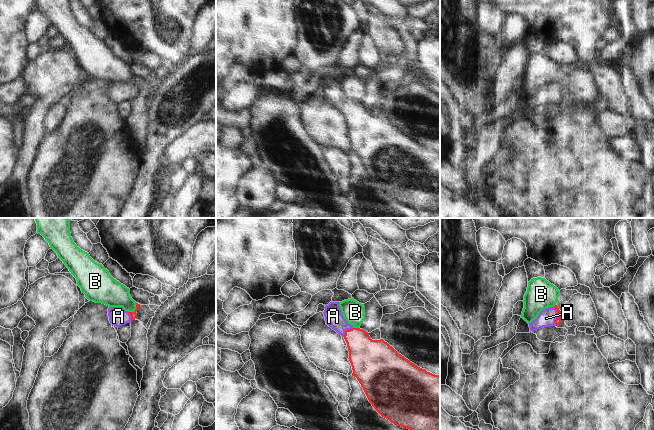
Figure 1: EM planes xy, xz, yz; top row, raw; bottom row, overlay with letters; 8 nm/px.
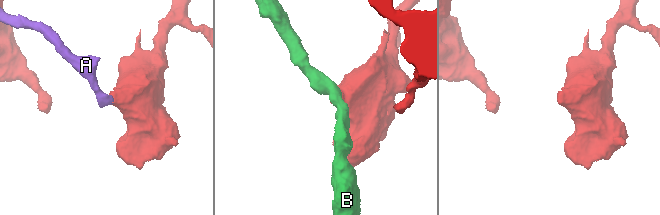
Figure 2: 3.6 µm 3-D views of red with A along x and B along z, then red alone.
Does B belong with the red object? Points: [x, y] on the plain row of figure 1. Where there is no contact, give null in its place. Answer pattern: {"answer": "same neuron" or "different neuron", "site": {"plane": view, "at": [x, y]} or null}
{"answer": "different neuron", "site": {"plane": "xy", "at": [135, 86]}}

